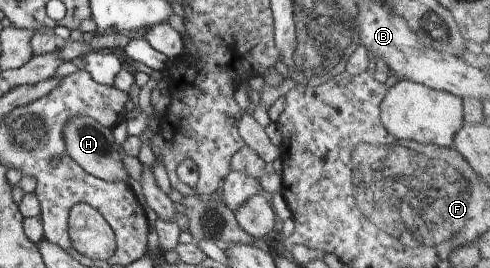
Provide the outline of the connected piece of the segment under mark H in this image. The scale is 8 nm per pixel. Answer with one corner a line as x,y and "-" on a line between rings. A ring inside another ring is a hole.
74,115
66,119
63,129
60,129
62,141
64,141
64,151
66,155
72,159
77,165
80,165
86,173
104,179
104,181
118,181
127,186
128,175
122,161
120,161
120,153
118,147
114,143
111,135
111,127
104,127
97,124
89,116

